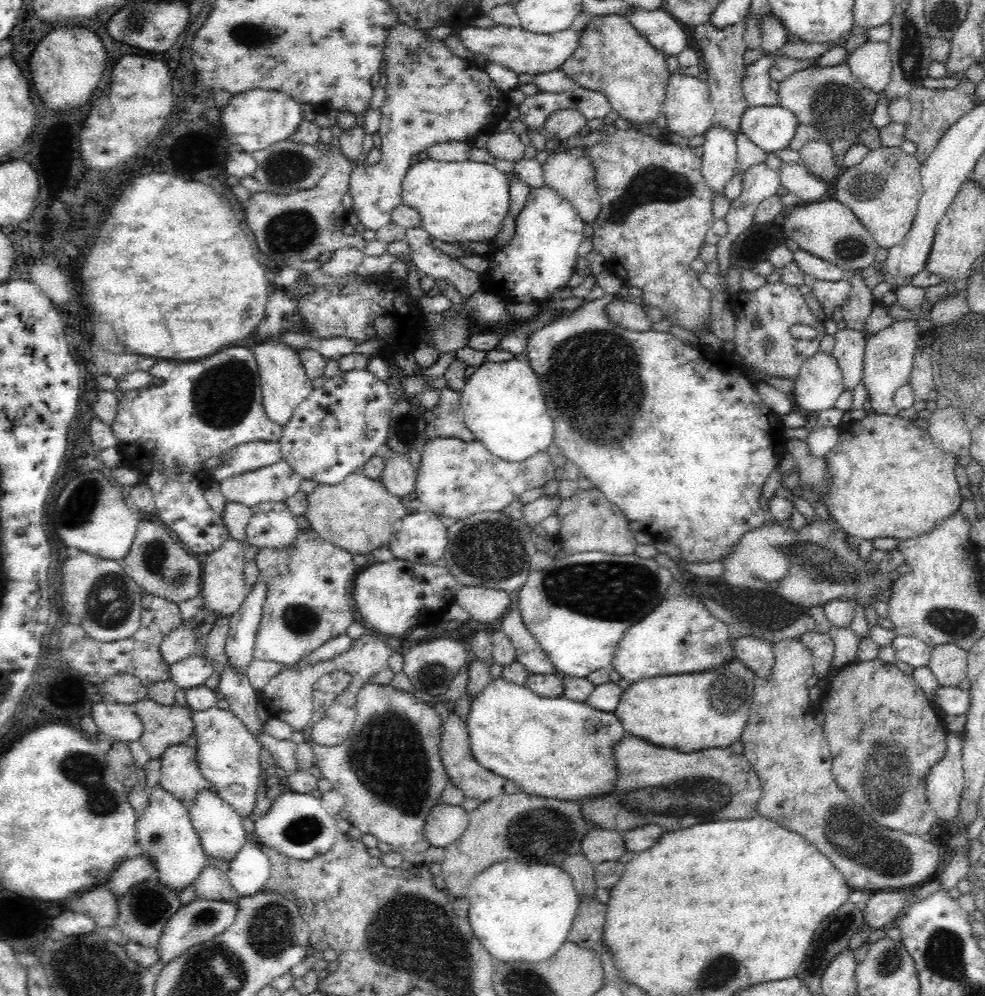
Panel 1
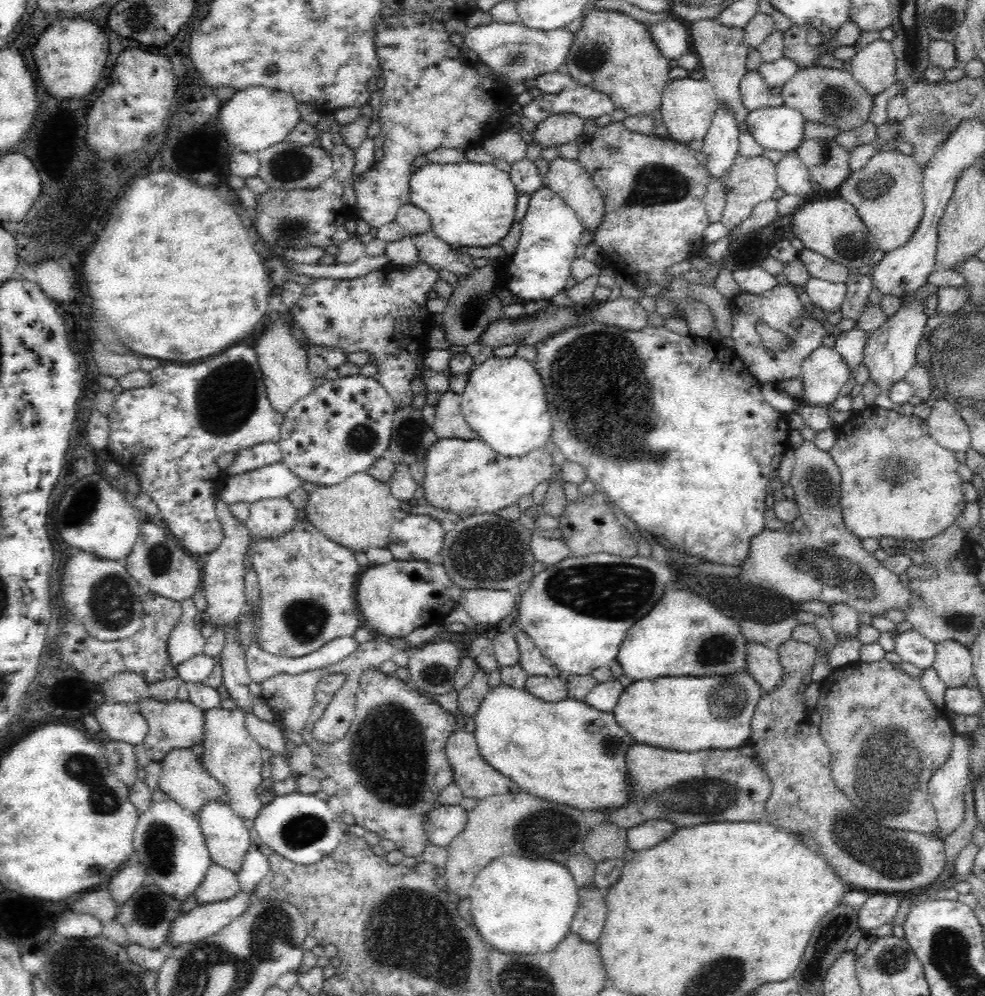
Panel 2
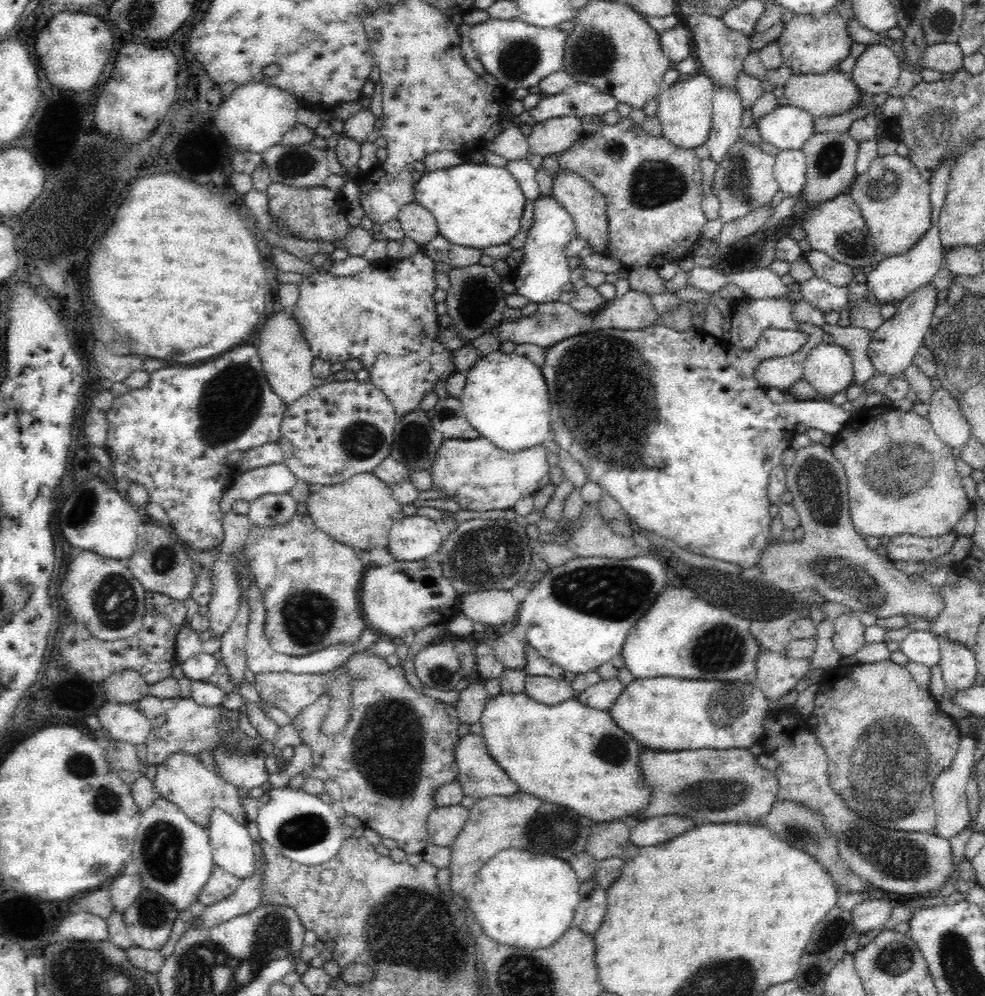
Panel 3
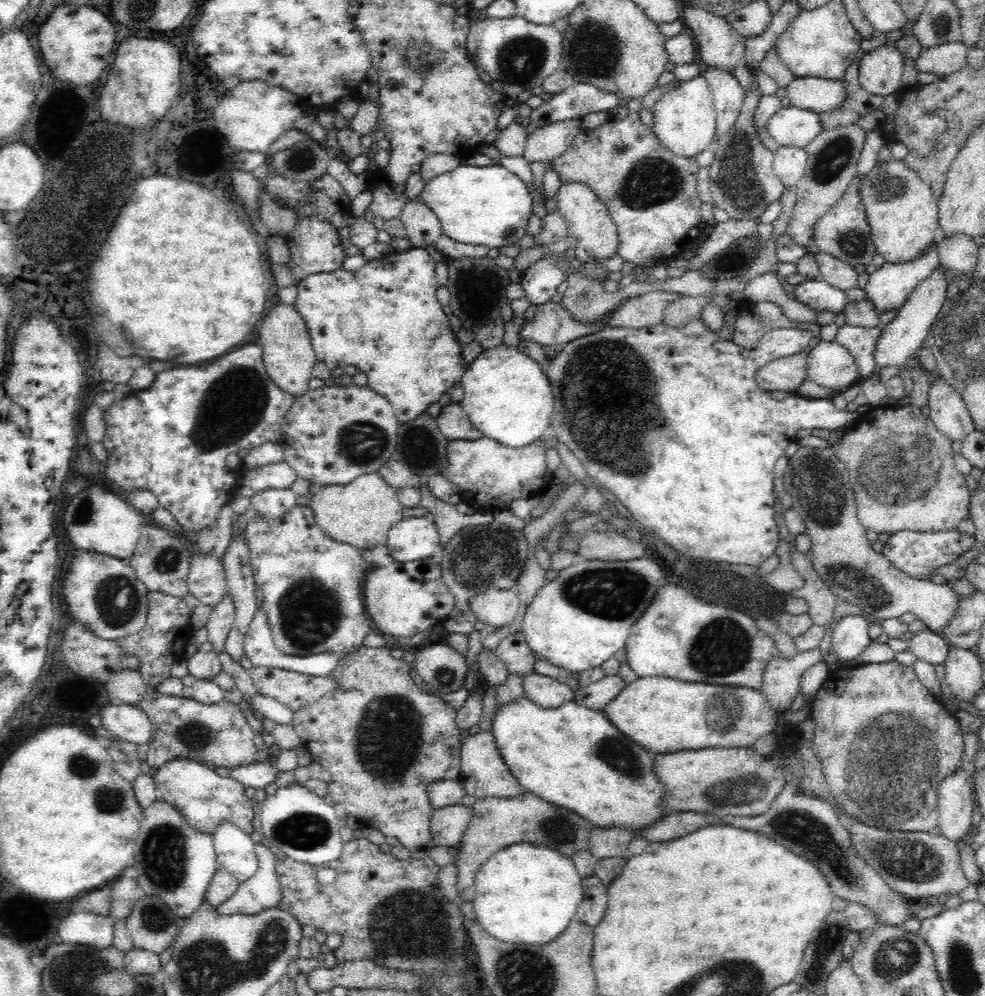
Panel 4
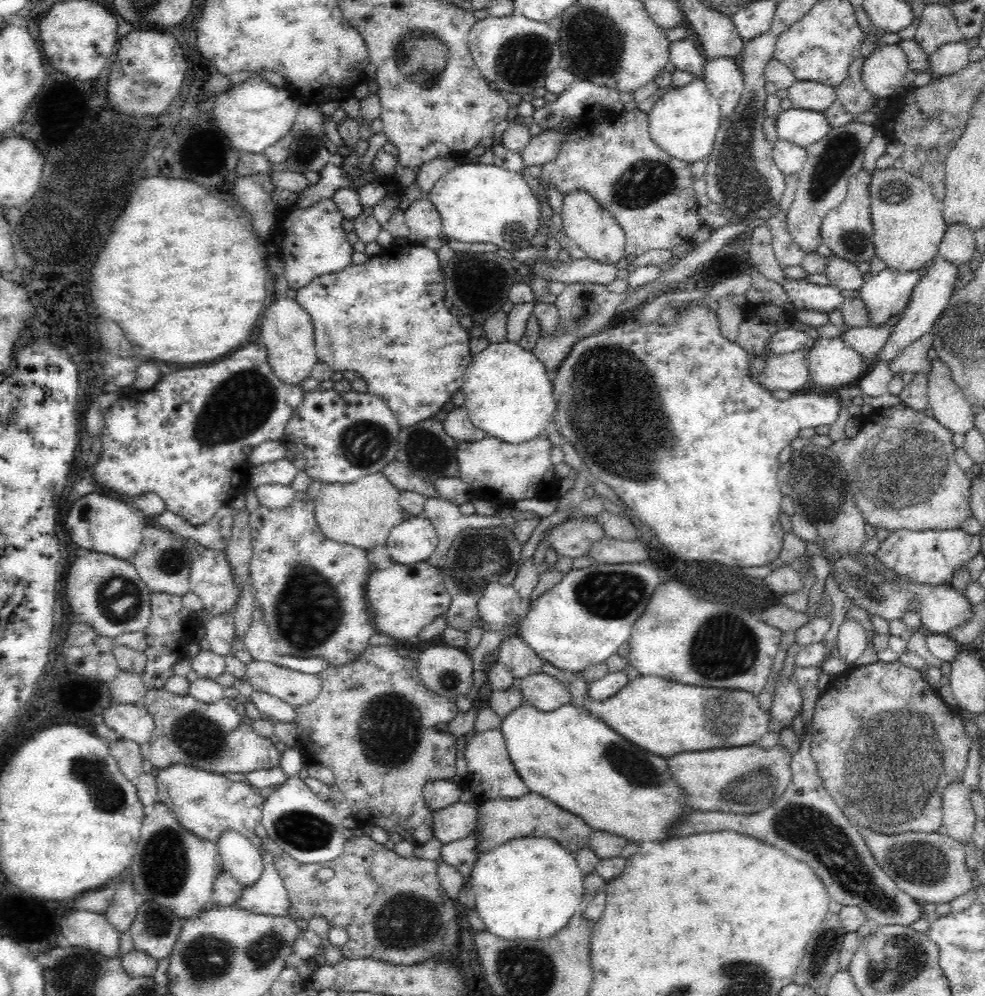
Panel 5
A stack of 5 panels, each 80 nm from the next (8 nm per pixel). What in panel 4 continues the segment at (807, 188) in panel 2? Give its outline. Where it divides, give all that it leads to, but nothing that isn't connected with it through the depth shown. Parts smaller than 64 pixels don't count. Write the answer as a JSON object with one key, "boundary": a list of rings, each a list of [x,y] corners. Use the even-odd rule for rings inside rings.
{"boundary":[[[779,146],[773,153],[773,169],[784,188],[795,189],[804,176],[807,154],[804,147]]]}

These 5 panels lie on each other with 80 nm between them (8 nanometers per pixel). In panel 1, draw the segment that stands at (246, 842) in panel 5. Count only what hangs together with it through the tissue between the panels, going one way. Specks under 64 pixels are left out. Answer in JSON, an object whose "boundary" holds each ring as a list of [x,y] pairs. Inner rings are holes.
{"boundary":[[[202,789],[196,794],[193,802],[186,805],[192,827],[196,830],[201,846],[206,854],[218,860],[230,862],[234,854],[247,842],[247,832],[242,825],[242,817],[236,813],[232,806],[213,789]]]}

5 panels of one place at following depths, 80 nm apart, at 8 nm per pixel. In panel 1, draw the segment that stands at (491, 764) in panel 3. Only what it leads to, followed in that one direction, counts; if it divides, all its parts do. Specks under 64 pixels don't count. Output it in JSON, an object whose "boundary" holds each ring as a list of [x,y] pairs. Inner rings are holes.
{"boundary":[[[450,711],[441,714],[440,719],[442,719],[442,722],[440,722],[438,755],[440,755],[440,760],[447,772],[450,783],[463,790],[464,795],[468,799],[476,799],[482,803],[490,800],[490,798],[496,798],[496,796],[523,792],[522,788],[516,782],[493,774],[492,771],[479,766],[478,762],[472,758],[470,745],[468,745],[468,731],[466,731],[464,722],[458,714]]]}

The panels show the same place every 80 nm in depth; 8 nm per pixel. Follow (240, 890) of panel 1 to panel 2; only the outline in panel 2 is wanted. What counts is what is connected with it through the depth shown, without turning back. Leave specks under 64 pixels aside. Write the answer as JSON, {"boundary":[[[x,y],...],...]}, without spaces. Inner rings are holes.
{"boundary":[[[250,844],[246,854],[242,856],[242,864],[238,870],[234,870],[238,888],[246,893],[253,893],[256,885],[268,874],[270,863],[262,851],[260,844]]]}

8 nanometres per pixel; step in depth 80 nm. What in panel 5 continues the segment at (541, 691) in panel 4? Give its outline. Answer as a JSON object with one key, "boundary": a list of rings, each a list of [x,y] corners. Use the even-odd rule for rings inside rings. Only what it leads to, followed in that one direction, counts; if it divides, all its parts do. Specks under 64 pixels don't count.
{"boundary":[[[538,672],[517,681],[524,700],[538,710],[548,712],[571,702],[568,687],[550,675]]]}

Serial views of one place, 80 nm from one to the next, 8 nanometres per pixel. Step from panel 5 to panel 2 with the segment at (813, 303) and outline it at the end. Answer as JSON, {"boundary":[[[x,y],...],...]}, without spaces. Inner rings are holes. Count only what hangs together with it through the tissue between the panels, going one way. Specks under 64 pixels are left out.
{"boundary":[[[810,277],[805,282],[804,288],[814,305],[827,314],[841,309],[847,294],[845,282],[830,282],[814,277]]]}

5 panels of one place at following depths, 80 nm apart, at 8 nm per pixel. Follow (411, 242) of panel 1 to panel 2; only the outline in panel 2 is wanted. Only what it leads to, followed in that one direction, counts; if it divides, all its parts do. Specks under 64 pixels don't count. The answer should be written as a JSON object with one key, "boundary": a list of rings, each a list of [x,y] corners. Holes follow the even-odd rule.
{"boundary":[[[431,230],[408,234],[408,236],[416,245],[418,263],[428,265],[436,272],[449,270],[458,276],[458,280],[474,272],[475,268],[470,256],[463,256],[452,250],[452,245],[444,242],[444,239],[440,239]]]}

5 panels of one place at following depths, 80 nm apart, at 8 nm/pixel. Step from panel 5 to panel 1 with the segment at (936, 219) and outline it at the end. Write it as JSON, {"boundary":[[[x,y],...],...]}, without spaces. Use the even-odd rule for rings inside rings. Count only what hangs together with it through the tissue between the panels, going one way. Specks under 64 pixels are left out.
{"boundary":[[[900,146],[868,150],[860,163],[842,166],[834,180],[834,198],[852,209],[879,247],[892,248],[902,242],[916,216],[917,204],[923,195],[921,166],[915,155],[906,153]]]}

